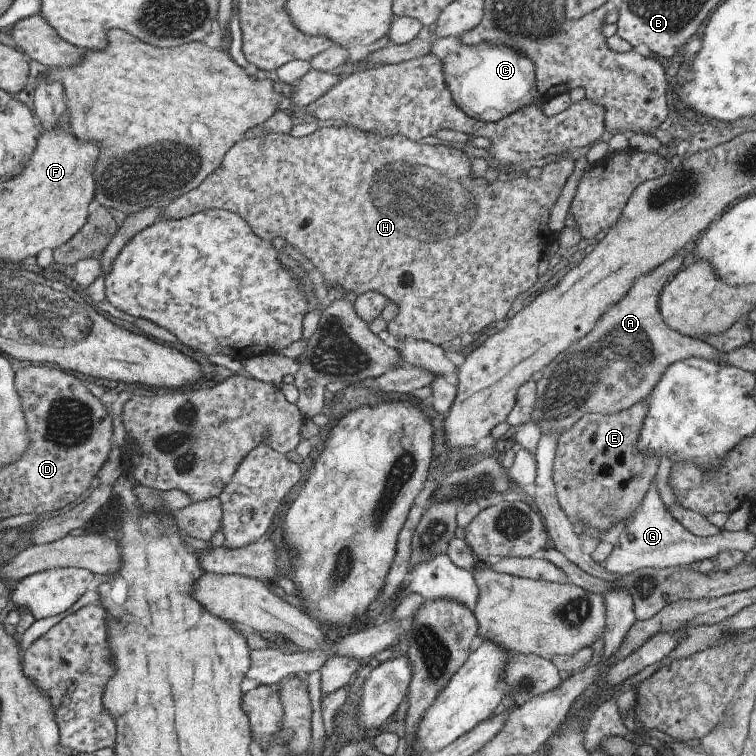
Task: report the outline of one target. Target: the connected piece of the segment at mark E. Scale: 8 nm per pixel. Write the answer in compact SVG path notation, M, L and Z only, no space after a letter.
M641 400L608 416L583 414L570 430L559 436L552 480L558 504L576 529L577 525L588 524L604 534L618 524L629 522L642 504L659 465L656 456L648 456L636 446L646 412L648 406Z

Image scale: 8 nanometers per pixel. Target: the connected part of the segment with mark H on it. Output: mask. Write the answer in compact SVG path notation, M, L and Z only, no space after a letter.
M341 124L324 126L301 138L295 138L288 133L268 133L258 138L239 140L226 153L219 167L207 176L198 188L194 188L163 207L162 218L164 220L184 218L203 210L218 209L238 214L244 218L244 222L250 226L250 230L258 238L272 241L280 237L284 240L284 244L291 244L294 249L297 249L304 258L308 259L307 262L314 264L329 290L341 287L345 291L342 293L344 297L349 293L362 296L367 292L380 292L382 296L388 298L388 302L394 302L398 310L388 324L391 339L397 341L400 338L414 338L414 340L441 346L462 333L480 334L490 324L500 326L513 307L512 304L515 301L521 302L521 299L529 295L530 288L536 284L540 260L550 240L554 238L554 232L549 224L552 208L574 171L575 162L570 154L556 157L555 162L550 162L541 168L542 172L538 178L528 178L526 173L522 173L510 180L495 180L489 183L486 178L473 176L470 157L460 148L419 143L406 138L404 134L394 134L394 136L380 136L380 134L370 134L370 132L366 134L353 125Z

